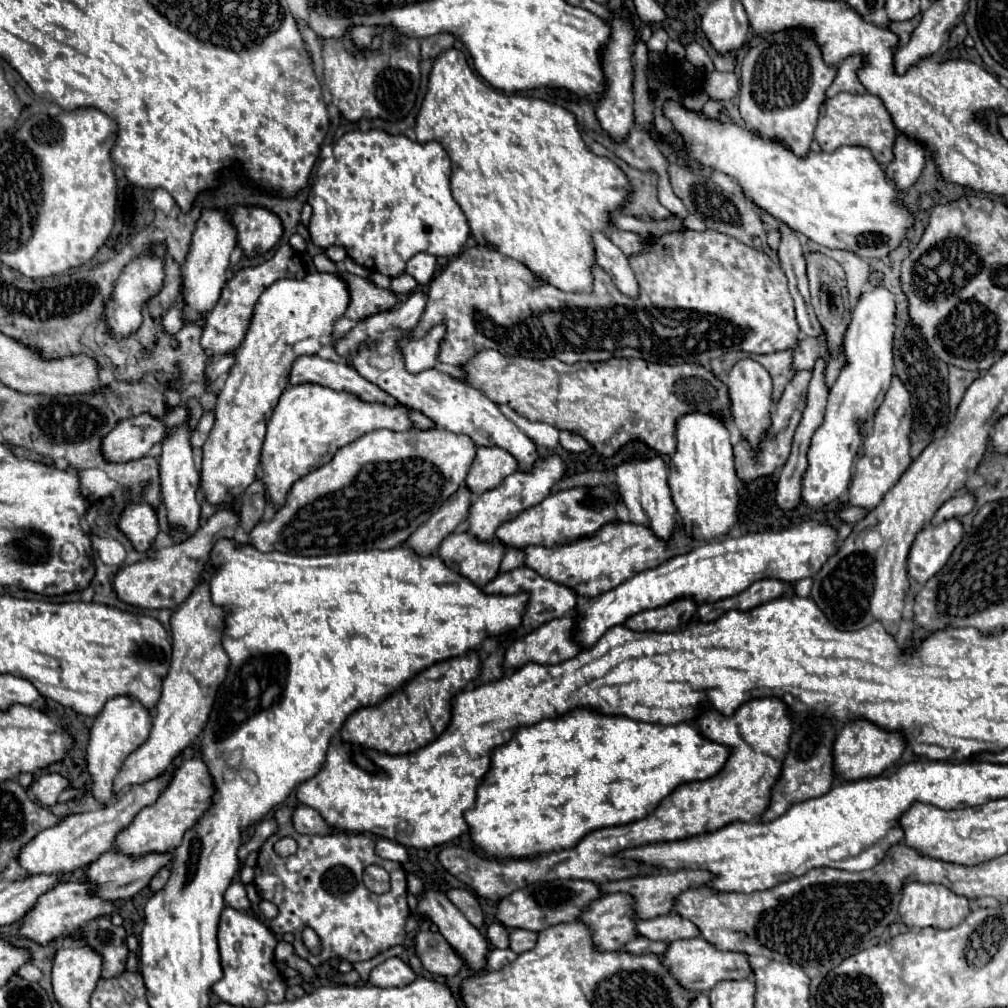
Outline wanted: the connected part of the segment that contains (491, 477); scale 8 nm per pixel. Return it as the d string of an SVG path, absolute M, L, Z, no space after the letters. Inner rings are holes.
M479 446L465 482L473 494L483 494L485 490L499 486L499 482L517 468L519 462L507 454L507 450L495 446Z

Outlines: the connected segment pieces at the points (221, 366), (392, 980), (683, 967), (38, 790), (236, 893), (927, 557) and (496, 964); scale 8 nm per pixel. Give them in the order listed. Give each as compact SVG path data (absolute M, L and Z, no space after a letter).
M227 354L227 356L215 356L215 360L211 360L211 364L207 366L207 380L213 382L219 374L227 372L235 362L235 354Z
M387 958L385 962L381 962L379 966L371 970L369 982L373 986L389 988L389 986L407 986L415 978L417 974L413 972L413 968L407 962L403 962L401 958Z
M701 936L691 940L675 940L669 944L665 956L665 966L675 974L681 986L685 986L691 994L709 992L721 980L745 980L751 974L749 958L743 952L723 952L715 948L711 942L703 940Z
M45 772L41 776L37 776L31 784L31 790L35 794L35 798L39 800L39 804L43 806L53 806L57 802L57 796L69 786L69 780L63 778L61 774L53 774L53 772Z
M234 881L225 892L225 902L235 910L247 910L247 908L251 908L251 902L245 892L245 884Z
M957 518L945 520L939 526L925 526L911 546L907 558L909 576L925 584L949 560L953 548L963 538L963 526Z
M495 948L487 956L487 966L489 966L489 970L501 970L503 966L511 964L515 958L517 958L517 954L513 950L509 950L509 948L507 950L499 950L499 948Z

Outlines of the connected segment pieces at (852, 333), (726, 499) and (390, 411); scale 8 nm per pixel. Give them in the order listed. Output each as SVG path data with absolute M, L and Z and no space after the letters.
M873 288L861 294L859 304L853 310L853 318L851 324L847 328L847 336L843 342L843 354L847 356L847 364L841 368L839 378L835 380L835 384L829 390L829 402L827 402L827 412L825 412L825 420L823 424L817 428L817 432L811 438L811 446L807 452L807 472L803 474L803 492L801 498L807 506L811 508L823 508L829 502L837 500L841 494L847 492L849 482L851 482L851 468L855 466L857 454L859 454L859 446L863 442L863 434L861 434L861 424L869 422L879 404L883 402L883 396L887 394L887 388L891 386L891 378L893 378L893 332L895 332L895 302L893 302L893 294L887 288Z
M689 412L689 414L683 414L679 420L677 420L677 450L675 454L671 454L671 460L669 460L669 488L673 492L673 502L677 506L677 512L679 512L679 518L683 522L683 528L687 530L687 534L693 534L695 540L699 542L705 542L713 536L721 536L721 534L727 534L735 524L737 524L737 504L739 504L739 478L737 478L737 472L735 472L735 466L733 466L733 446L729 442L729 430L727 430L727 422L723 420L721 414L713 414L713 412Z
M299 384L289 386L275 406L269 422L267 436L261 450L263 462L263 482L265 488L279 508L291 490L291 486L311 470L327 464L335 450L355 442L367 432L389 428L389 430L411 430L413 420L409 418L409 408L405 404L379 404L363 402L351 392L337 392L321 384Z

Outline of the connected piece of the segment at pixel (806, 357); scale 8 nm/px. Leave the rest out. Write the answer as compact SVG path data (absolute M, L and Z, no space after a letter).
M823 332L819 340L811 340L809 336L803 336L803 340L799 342L795 350L793 366L795 370L811 370L819 356L827 358L827 332Z

